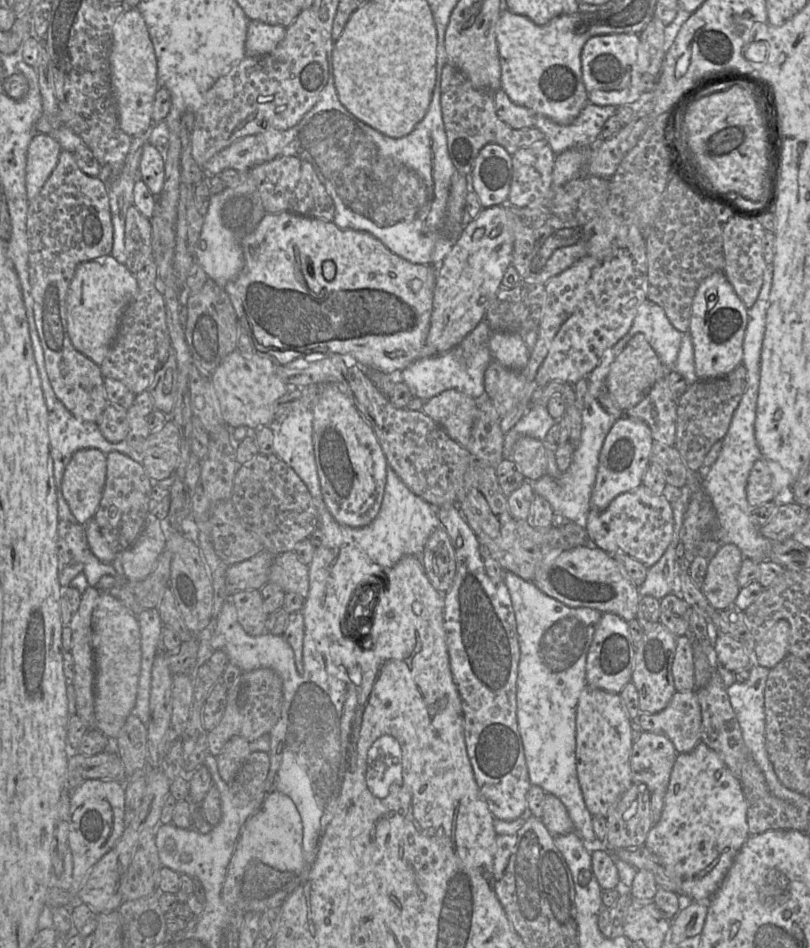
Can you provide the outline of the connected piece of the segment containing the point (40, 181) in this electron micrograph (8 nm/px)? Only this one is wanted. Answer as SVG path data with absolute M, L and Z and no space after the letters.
M37 133L32 138L27 150L25 178L29 203L39 194L50 177L61 151L58 141L49 134Z

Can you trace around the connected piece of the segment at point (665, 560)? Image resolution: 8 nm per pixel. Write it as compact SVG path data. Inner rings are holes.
M674 535L672 537L671 543L669 544L663 556L653 566L648 568L645 581L638 587L641 597L652 596L661 600L670 593L675 593L680 595L678 592L678 576L676 576L676 568L675 568L676 547L678 544L672 544L673 540L674 540Z

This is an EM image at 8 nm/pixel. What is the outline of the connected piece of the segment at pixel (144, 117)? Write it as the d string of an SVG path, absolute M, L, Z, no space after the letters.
M137 8L126 9L113 25L109 69L111 87L123 132L135 137L151 130L153 104L159 88L157 60L146 23Z

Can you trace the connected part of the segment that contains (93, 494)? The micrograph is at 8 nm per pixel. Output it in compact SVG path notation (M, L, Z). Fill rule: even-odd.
M83 447L72 455L65 468L62 491L79 524L94 517L106 481L107 455L99 448Z

